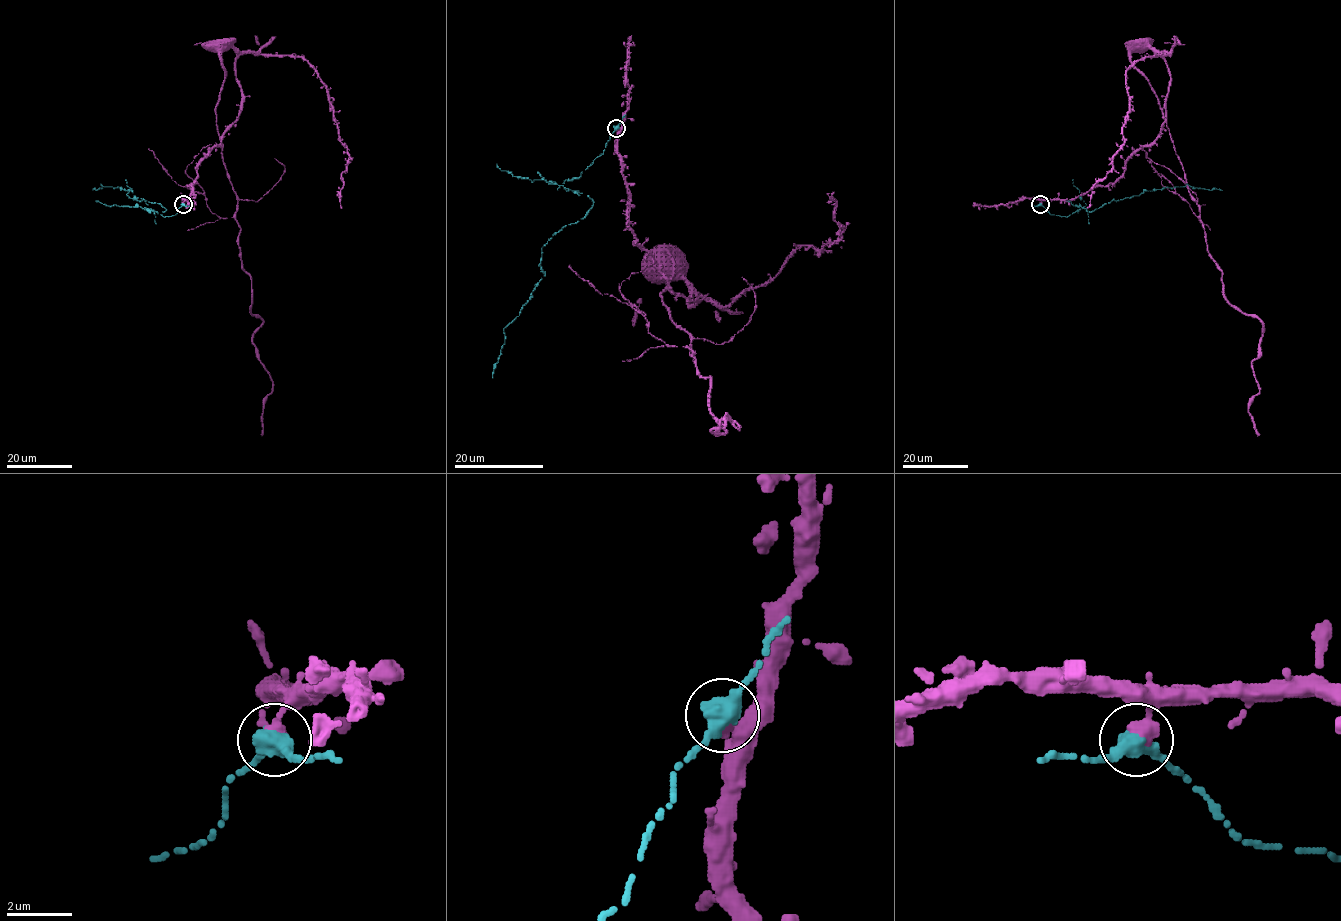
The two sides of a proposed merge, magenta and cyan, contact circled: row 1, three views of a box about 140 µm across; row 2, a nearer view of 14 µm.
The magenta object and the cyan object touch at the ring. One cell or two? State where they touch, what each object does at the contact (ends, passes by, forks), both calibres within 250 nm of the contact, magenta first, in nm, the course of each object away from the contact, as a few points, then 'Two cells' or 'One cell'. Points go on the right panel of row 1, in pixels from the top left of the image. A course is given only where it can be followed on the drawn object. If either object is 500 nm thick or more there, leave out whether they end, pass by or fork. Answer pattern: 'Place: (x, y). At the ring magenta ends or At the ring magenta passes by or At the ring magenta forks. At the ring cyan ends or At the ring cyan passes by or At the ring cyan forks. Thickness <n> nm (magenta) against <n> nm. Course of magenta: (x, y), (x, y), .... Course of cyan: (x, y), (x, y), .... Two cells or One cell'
Place: (1040, 204). At the ring magenta ends. At the ring cyan passes by. Thickness 480 nm (magenta) against 480 nm. Course of magenta: (1040, 204), (1113, 184), (1157, 137), (1162, 57), (1141, 47), (1131, 63), (1223, 296), (1261, 322), (1257, 436). Course of cyan: (1040, 204), (1051, 214), (1067, 217), (1083, 207), (1091, 212), (1113, 200), (1167, 187), (1186, 184), (1222, 190). Two cells

